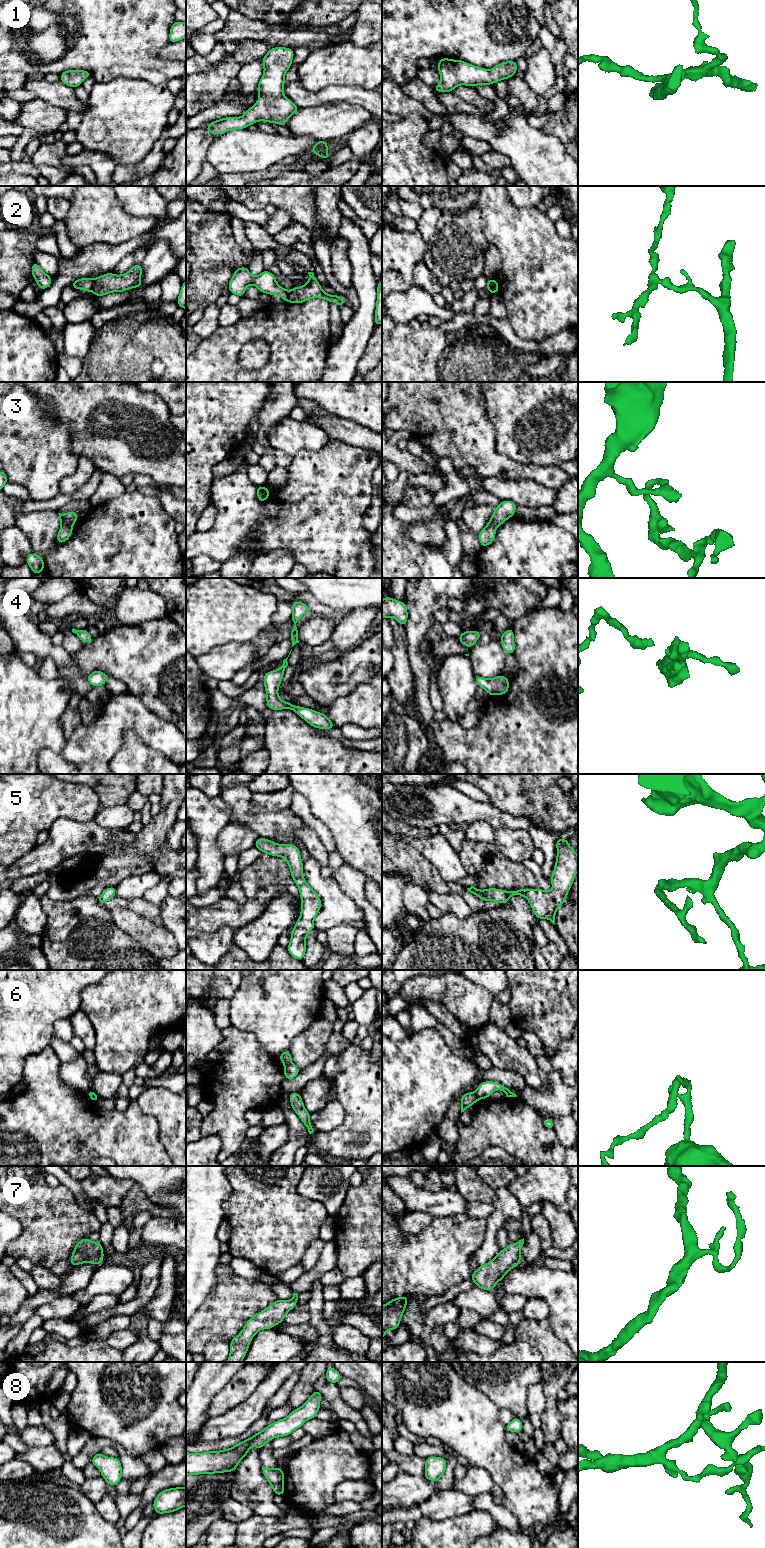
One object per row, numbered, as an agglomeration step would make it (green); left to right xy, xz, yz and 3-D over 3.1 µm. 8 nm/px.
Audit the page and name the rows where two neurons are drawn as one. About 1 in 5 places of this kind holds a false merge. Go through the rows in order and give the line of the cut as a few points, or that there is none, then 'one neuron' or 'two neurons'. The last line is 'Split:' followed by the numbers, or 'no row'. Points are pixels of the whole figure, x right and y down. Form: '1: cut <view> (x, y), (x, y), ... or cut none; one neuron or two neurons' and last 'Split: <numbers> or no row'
1: cut none; one neuron
2: cut xy (94, 279), (91, 289); two neurons
3: cut xy (61, 524), (71, 526); two neurons
4: cut none; one neuron
5: cut none; one neuron
6: cut yz (474, 1092), (477, 1099); two neurons
7: cut none; one neuron
8: cut none; one neuron
Split: 2, 3, 6

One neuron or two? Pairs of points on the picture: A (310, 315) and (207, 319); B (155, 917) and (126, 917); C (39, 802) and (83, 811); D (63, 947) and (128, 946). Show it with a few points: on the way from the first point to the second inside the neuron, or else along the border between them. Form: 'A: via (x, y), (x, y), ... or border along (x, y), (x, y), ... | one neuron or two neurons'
A: border along (219, 326), (202, 339) | two neurons
B: border along (127, 906), (138, 914), (161, 925) | two neurons
C: via (50, 802), (72, 802) | one neuron
D: via (79, 947), (112, 947) | one neuron

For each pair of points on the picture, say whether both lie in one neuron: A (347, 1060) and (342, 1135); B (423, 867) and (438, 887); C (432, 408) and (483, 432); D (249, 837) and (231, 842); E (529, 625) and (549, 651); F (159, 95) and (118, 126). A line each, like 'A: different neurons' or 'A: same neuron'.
A: same neuron
B: same neuron
C: same neuron
D: same neuron
E: same neuron
F: same neuron

